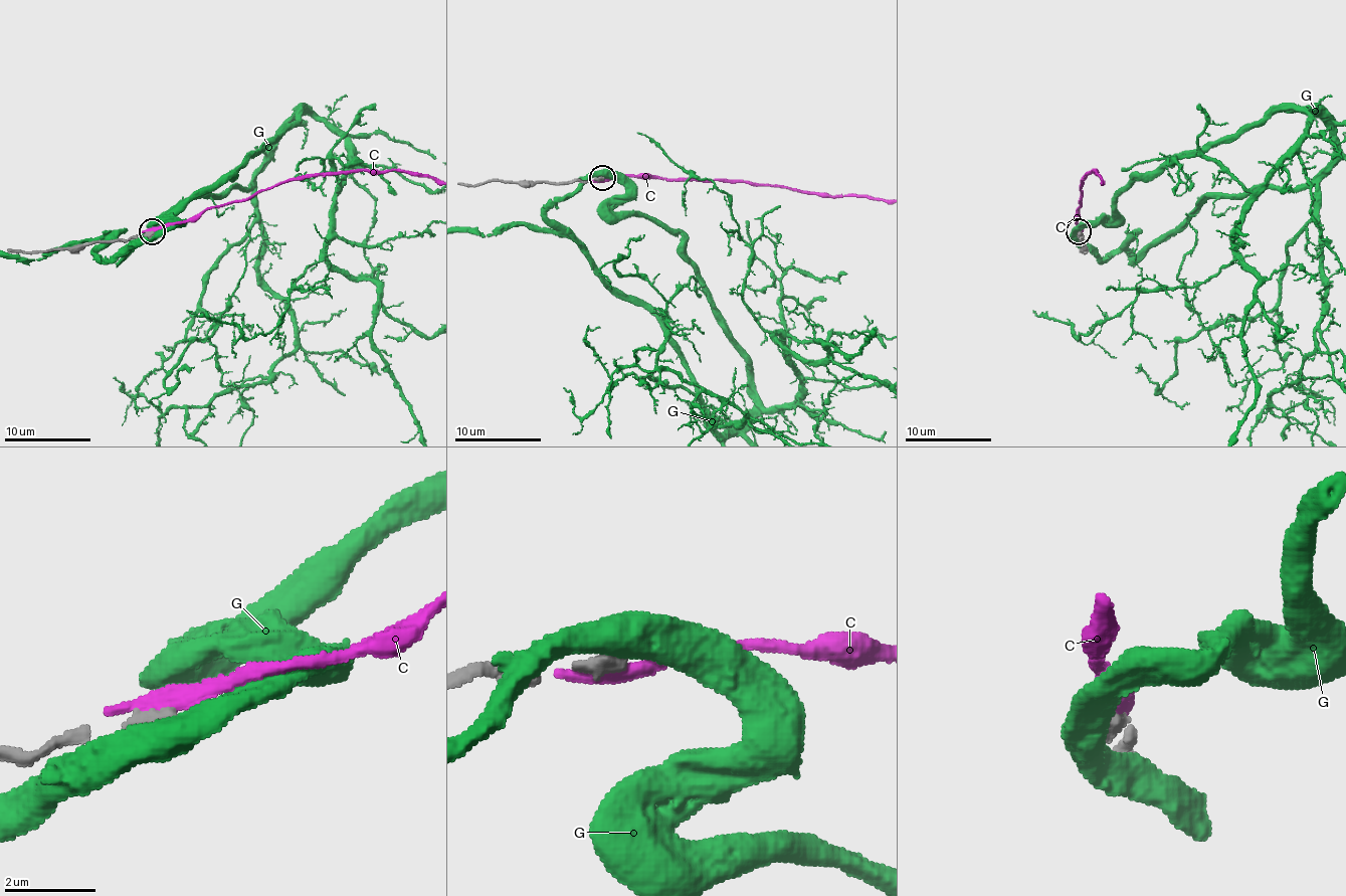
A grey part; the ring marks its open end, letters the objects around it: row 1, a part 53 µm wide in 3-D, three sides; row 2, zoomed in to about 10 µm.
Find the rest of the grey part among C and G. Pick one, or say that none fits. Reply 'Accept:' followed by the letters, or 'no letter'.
Accept: no letter

